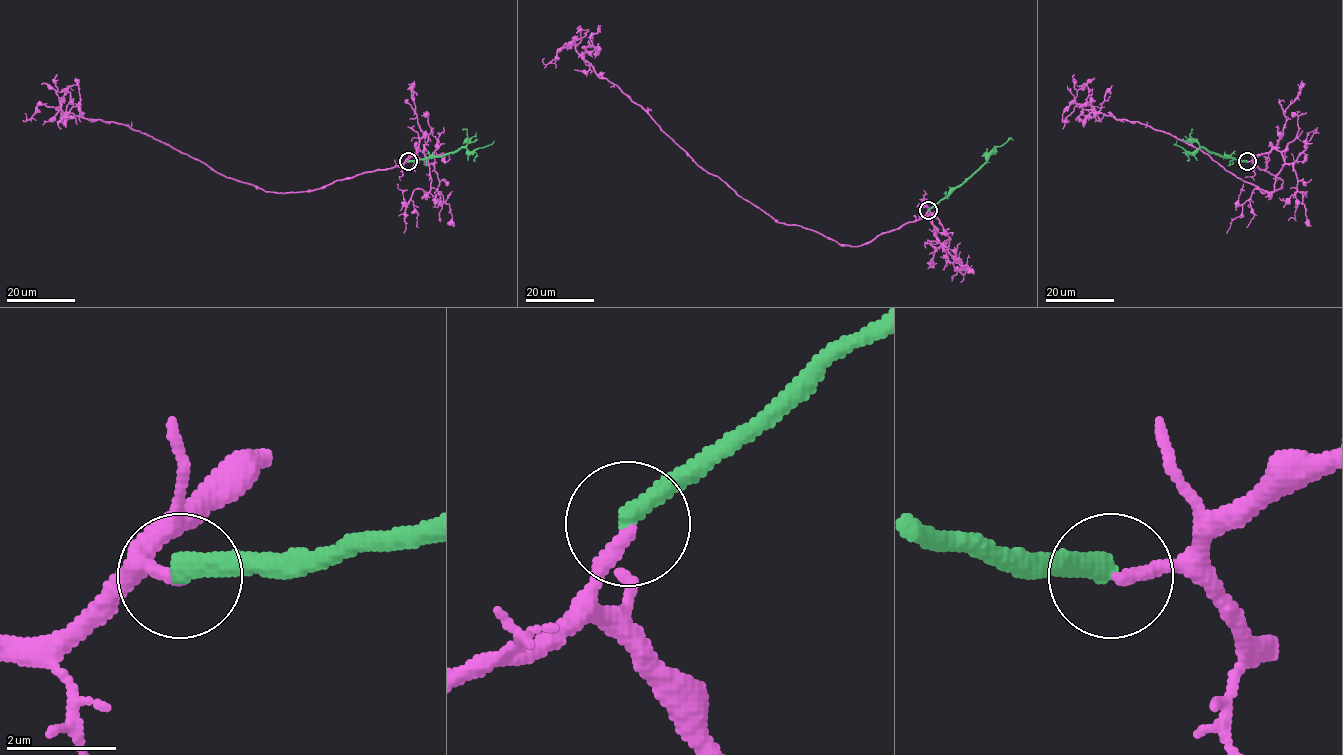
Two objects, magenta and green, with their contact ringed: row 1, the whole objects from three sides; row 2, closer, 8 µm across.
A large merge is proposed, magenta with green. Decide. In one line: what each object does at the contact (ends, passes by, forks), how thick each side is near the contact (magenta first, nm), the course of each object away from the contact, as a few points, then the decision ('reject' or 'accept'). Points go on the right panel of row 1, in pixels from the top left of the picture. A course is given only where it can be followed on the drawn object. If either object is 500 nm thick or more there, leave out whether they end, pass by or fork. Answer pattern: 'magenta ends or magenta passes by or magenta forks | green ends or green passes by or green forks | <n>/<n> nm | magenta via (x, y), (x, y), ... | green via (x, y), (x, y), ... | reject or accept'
magenta ends | green ends | 240/400 nm | magenta via (1247, 161), (1282, 180), (1280, 189), (1262, 193), (1169, 134), (1082, 104), (1092, 106), (1101, 120), (1095, 121) | green via (1247, 161), (1209, 153), (1203, 148), (1187, 152), (1175, 144), (1176, 141) | reject

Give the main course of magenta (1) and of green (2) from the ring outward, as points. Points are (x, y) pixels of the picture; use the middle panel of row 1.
1: (928, 211), (859, 246), (776, 222), (704, 170), (573, 45), (548, 64), (544, 58)
2: (928, 211), (964, 183), (997, 146), (1013, 140)

